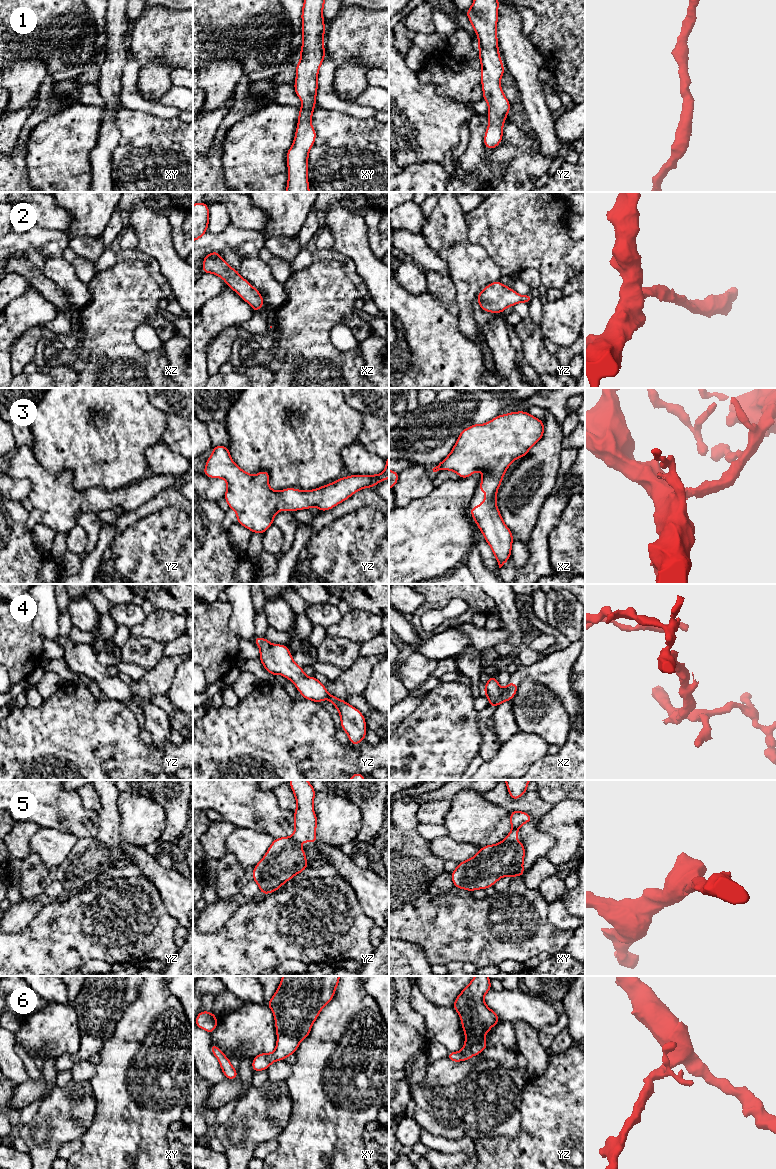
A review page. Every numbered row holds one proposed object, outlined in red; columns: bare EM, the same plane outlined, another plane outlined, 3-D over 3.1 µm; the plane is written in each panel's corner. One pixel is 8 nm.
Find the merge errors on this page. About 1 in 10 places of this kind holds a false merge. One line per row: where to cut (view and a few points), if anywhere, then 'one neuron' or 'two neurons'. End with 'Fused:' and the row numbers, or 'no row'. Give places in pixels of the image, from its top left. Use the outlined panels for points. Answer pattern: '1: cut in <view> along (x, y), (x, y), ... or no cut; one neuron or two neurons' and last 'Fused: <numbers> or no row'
1: no cut; one neuron
2: no cut; one neuron
3: no cut; one neuron
4: no cut; one neuron
5: no cut; one neuron
6: no cut; one neuron
Fused: no row

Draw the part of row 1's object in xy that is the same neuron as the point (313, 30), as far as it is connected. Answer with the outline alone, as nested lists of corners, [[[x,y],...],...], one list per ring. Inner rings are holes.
[[[304,0],[302,7],[301,58],[296,65],[294,89],[303,105],[299,109],[298,125],[293,145],[287,151],[288,182],[286,192],[310,192],[308,185],[308,155],[316,132],[311,124],[318,89],[317,77],[326,56],[323,45],[325,0]]]

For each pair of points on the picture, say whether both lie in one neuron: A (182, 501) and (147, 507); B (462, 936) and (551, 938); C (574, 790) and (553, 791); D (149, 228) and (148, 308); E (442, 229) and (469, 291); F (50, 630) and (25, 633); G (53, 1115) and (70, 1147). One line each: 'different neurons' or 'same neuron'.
A: same neuron
B: same neuron
C: same neuron
D: different neurons
E: same neuron
F: different neurons
G: different neurons

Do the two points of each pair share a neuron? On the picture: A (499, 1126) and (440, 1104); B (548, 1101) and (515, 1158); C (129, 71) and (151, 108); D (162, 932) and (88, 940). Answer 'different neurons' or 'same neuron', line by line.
A: same neuron
B: same neuron
C: same neuron
D: same neuron

